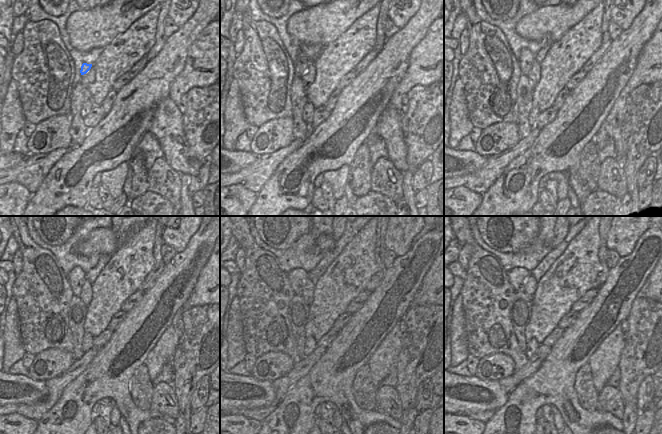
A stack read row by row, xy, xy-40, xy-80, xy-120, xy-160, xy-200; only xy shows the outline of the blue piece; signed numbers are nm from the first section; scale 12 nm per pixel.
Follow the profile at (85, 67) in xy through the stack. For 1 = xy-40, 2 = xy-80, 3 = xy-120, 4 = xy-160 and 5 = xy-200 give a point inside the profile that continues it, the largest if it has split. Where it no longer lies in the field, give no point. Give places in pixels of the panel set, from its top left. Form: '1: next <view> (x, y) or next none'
1: next xy-40 (303, 62)
2: next xy-80 (526, 59)
3: next xy-120 (76, 278)
4: next xy-160 (296, 277)
5: next xy-200 (517, 276)

